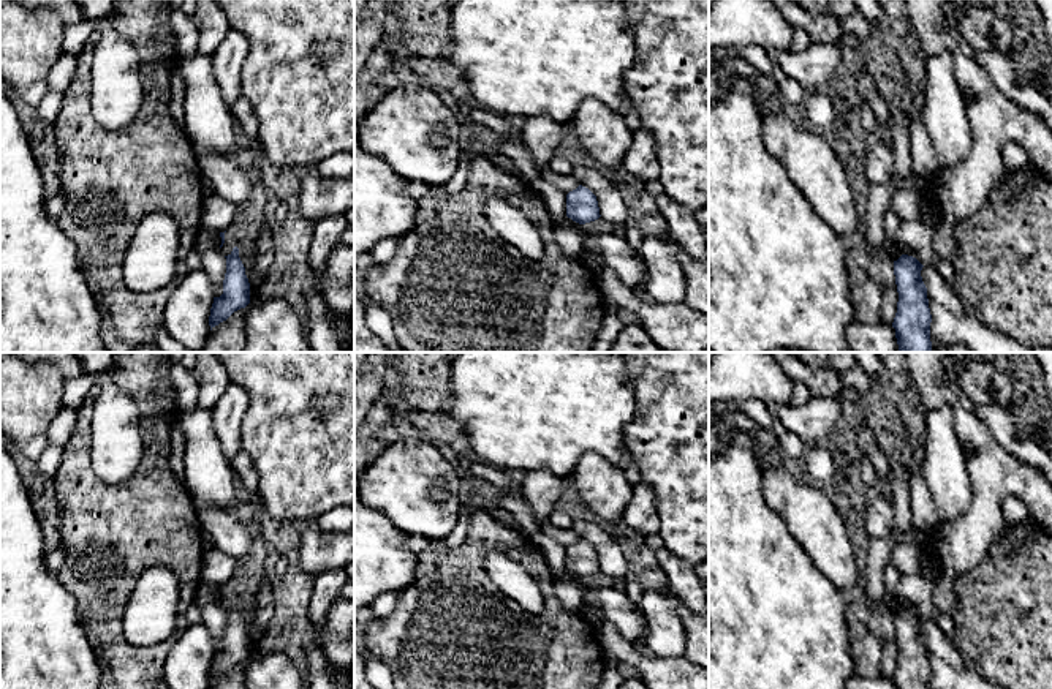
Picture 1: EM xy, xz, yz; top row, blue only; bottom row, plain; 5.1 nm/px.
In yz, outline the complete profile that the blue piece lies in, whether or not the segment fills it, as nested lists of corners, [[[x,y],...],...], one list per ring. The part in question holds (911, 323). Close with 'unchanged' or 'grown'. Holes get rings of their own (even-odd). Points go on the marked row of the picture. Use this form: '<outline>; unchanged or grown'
[[[908,254],[894,261],[899,292],[897,313],[892,322],[900,352],[930,352],[930,322],[927,288],[922,281],[922,264]]]; unchanged

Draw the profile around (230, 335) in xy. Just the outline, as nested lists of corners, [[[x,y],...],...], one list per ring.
[[[247,307],[234,311],[226,321],[212,327],[199,352],[242,352],[245,346]]]

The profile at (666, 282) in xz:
[[[645,235],[638,251],[645,269],[645,291],[653,302],[683,303],[687,278],[674,250],[661,235]]]

